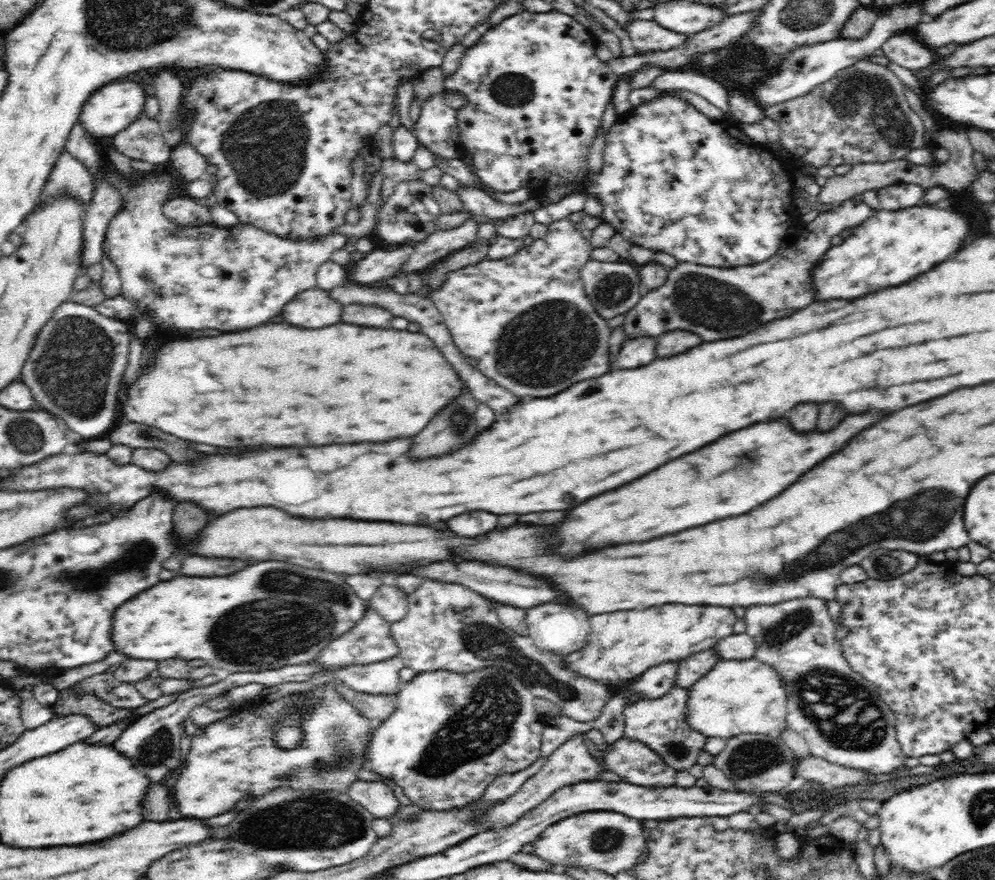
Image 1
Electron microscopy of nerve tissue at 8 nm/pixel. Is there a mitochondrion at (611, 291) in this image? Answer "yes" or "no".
yes

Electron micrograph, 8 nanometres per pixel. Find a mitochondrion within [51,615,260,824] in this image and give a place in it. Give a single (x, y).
(157, 749)

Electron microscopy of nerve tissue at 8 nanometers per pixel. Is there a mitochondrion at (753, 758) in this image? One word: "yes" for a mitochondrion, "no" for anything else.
yes

